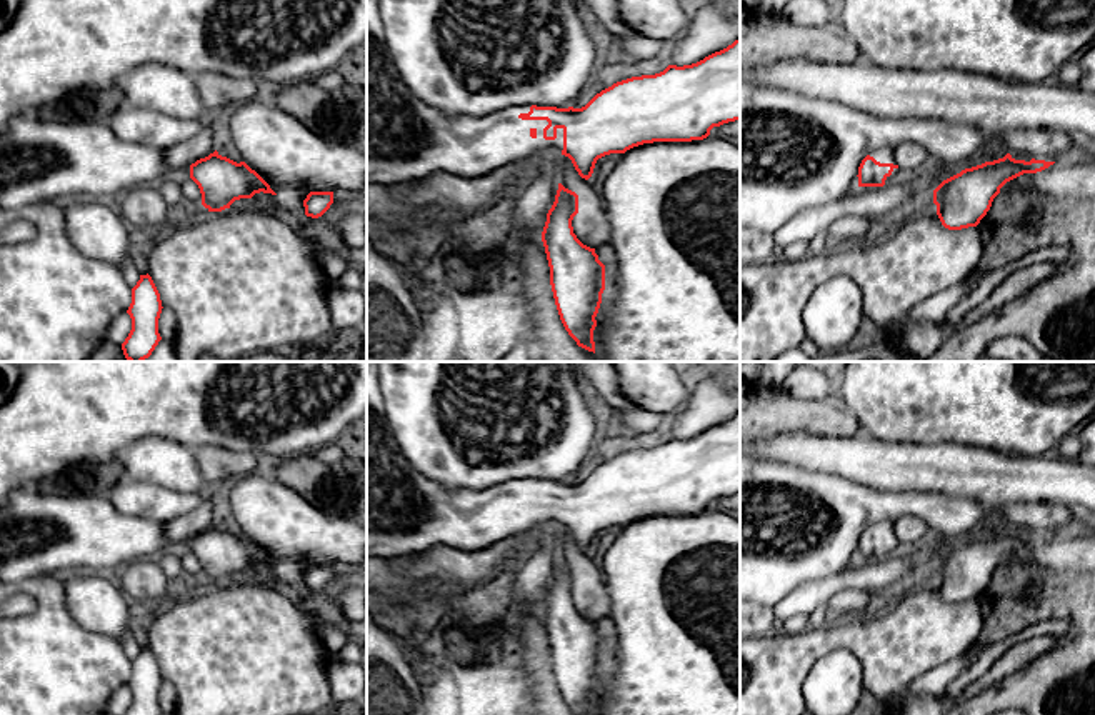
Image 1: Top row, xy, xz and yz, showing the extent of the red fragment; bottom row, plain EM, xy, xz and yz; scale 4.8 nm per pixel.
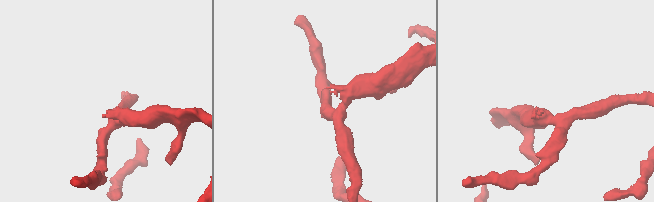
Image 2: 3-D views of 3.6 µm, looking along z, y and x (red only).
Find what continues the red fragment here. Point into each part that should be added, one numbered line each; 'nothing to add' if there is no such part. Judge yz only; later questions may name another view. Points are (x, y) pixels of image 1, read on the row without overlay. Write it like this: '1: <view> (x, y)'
1: yz (884, 529)

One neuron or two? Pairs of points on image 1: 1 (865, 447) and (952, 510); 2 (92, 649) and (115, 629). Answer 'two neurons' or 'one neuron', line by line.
1: two neurons
2: two neurons

